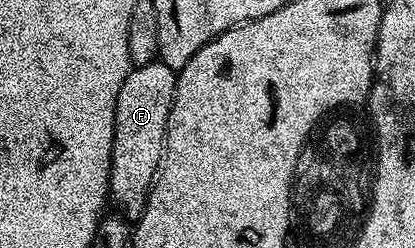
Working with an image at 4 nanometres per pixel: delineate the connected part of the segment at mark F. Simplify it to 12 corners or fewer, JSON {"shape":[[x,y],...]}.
{"shape":[[136,65],[117,95],[109,197],[143,213],[176,70]]}

